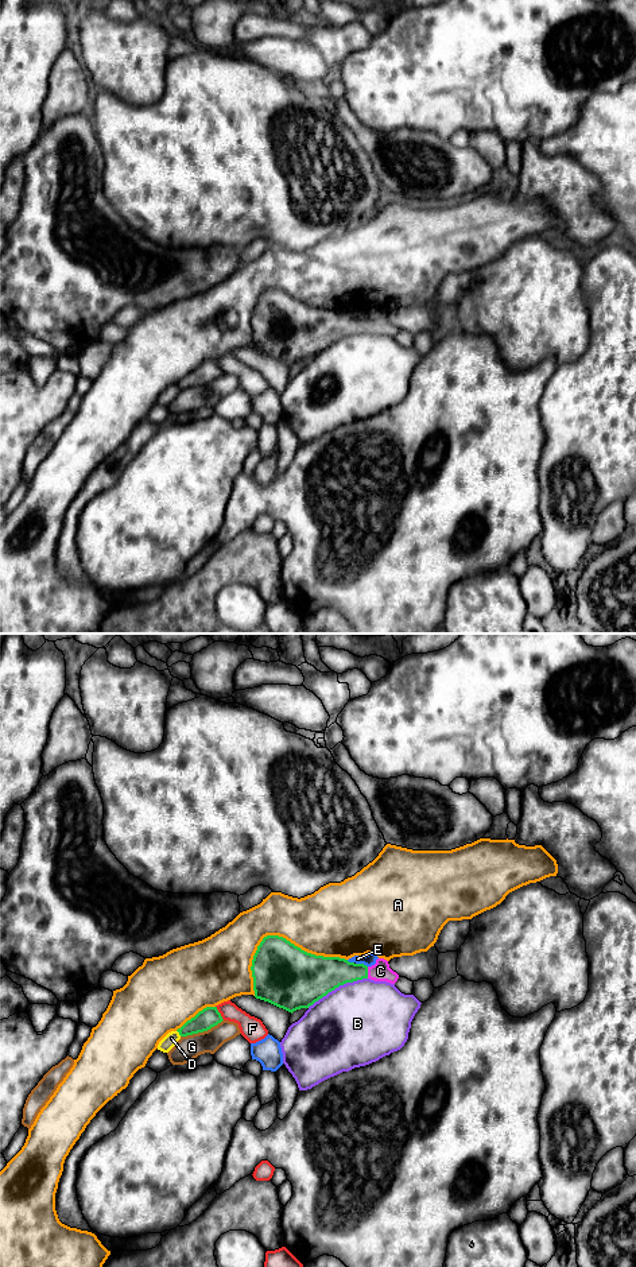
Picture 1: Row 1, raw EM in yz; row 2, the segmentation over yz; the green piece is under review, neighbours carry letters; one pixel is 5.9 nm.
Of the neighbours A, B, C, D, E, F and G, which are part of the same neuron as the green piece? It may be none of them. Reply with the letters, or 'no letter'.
C

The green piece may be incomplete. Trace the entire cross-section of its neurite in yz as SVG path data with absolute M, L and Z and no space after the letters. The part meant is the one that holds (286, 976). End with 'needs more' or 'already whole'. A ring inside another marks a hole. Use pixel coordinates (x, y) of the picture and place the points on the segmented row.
M279 935L263 938L253 956L251 970L255 997L291 1014L300 1008L309 1008L329 992L346 983L371 979L395 984L399 979L399 975L389 968L388 961L384 958L377 958L375 965L367 966L340 957L315 956Z; needs more

